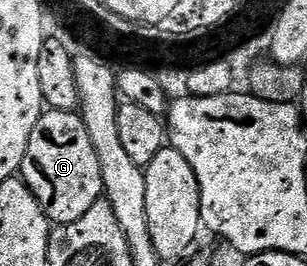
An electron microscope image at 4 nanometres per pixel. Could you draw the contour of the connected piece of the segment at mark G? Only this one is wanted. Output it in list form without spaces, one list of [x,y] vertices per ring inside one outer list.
[[[43,109],[32,136],[28,136],[28,152],[24,152],[20,177],[51,223],[60,226],[80,220],[103,197],[100,160],[96,160],[81,113]]]

